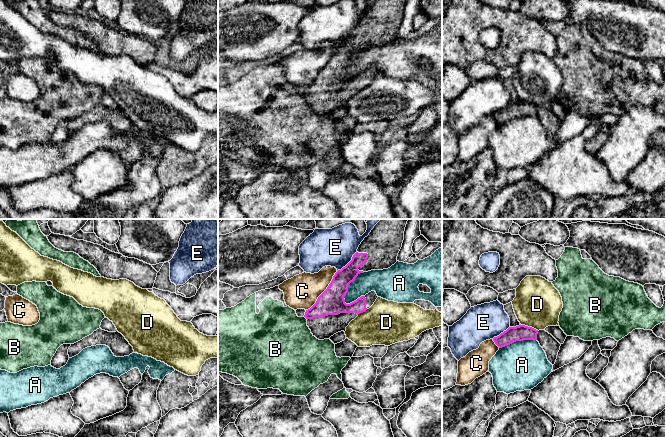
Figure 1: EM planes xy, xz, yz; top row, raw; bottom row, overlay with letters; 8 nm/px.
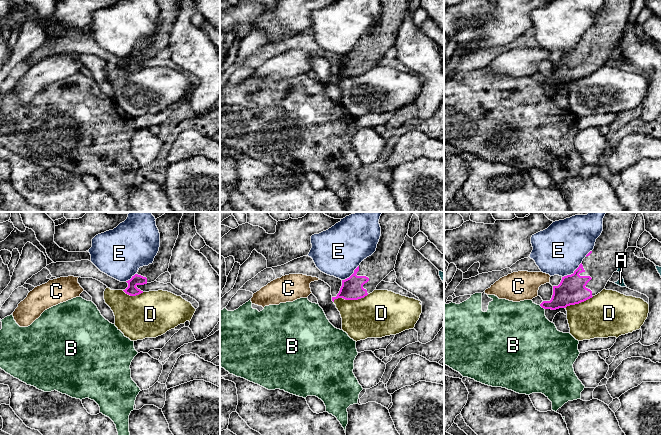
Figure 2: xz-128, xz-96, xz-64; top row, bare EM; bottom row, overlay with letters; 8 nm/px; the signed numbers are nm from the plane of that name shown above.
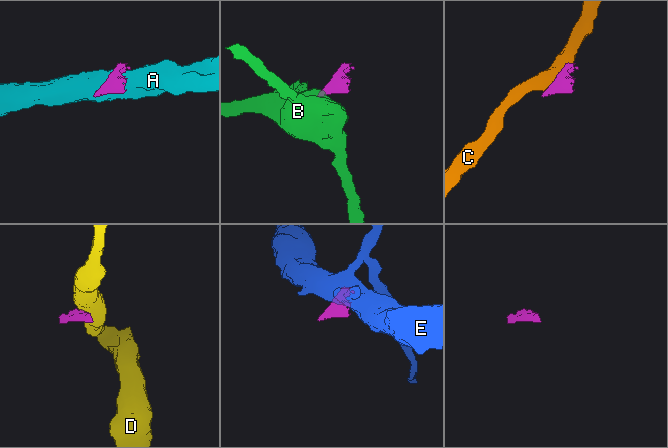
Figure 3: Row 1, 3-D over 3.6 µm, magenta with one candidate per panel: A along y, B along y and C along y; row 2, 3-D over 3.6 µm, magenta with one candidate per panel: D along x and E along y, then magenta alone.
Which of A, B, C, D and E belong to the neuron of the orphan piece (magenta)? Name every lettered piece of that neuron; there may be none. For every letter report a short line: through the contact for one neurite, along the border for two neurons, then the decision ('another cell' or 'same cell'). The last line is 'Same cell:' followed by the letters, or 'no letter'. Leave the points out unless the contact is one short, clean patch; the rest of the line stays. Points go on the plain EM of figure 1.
A: another cell
B: line xz (304, 92), (307, 95); another cell
C: another cell
D: line yz (521, 100), (538, 106); another cell
E: line xz (356, 27), (352, 34), (337, 47); another cell
Same cell: no letter

